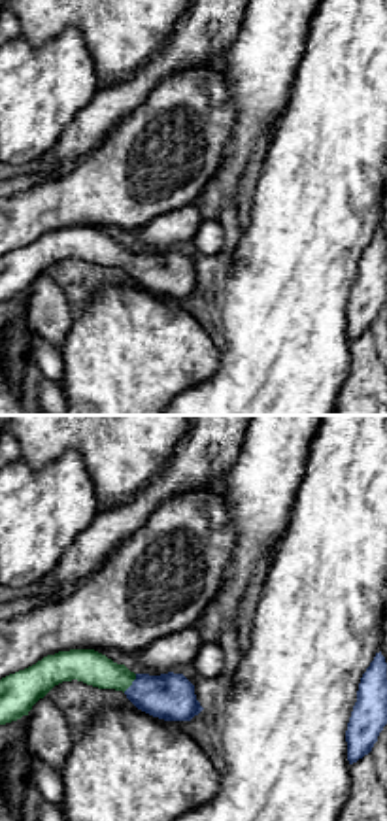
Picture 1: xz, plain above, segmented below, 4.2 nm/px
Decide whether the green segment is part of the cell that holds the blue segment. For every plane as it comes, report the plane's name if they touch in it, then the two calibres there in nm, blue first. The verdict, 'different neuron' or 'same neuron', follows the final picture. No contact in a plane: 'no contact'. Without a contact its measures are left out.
meets blue in xz; 200 nm thick on the blue side, 140 nm on the other

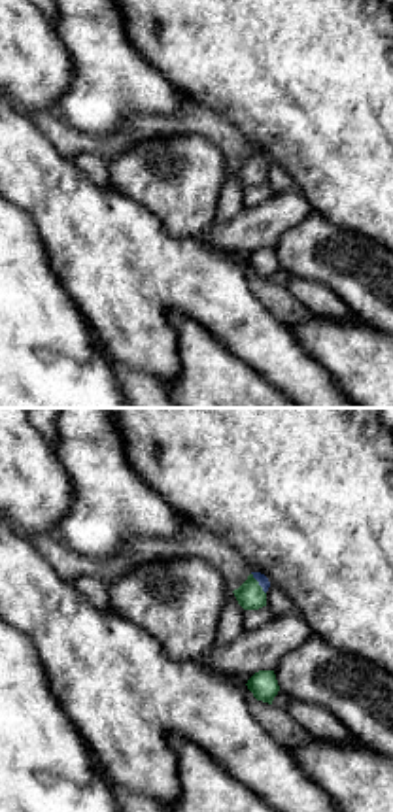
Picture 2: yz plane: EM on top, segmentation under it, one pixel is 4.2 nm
meets blue in yz; 50 nm thick on the blue side, 120 nm on the other

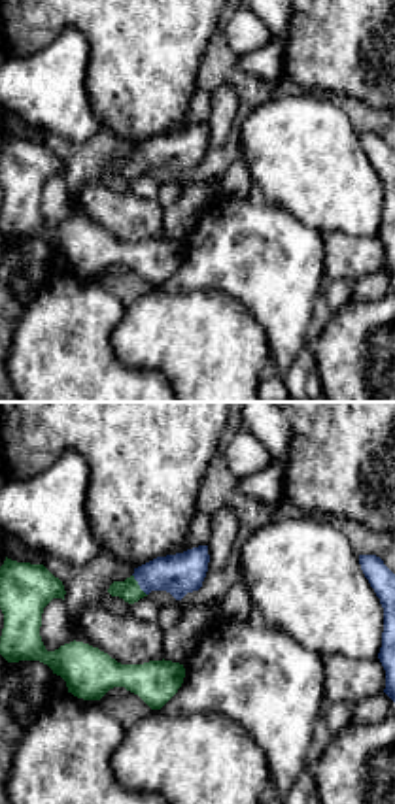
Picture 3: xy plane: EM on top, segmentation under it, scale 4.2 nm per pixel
meets blue in xy; 180 nm thick on the blue side, 90 nm on the other

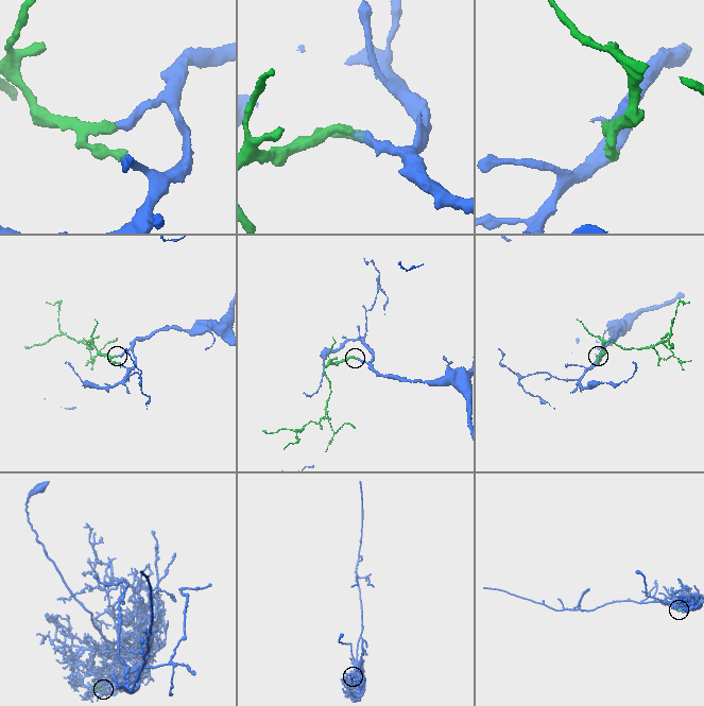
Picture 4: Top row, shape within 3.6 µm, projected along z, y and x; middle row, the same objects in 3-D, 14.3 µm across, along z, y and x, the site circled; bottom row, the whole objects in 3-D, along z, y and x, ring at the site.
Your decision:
same neuron

